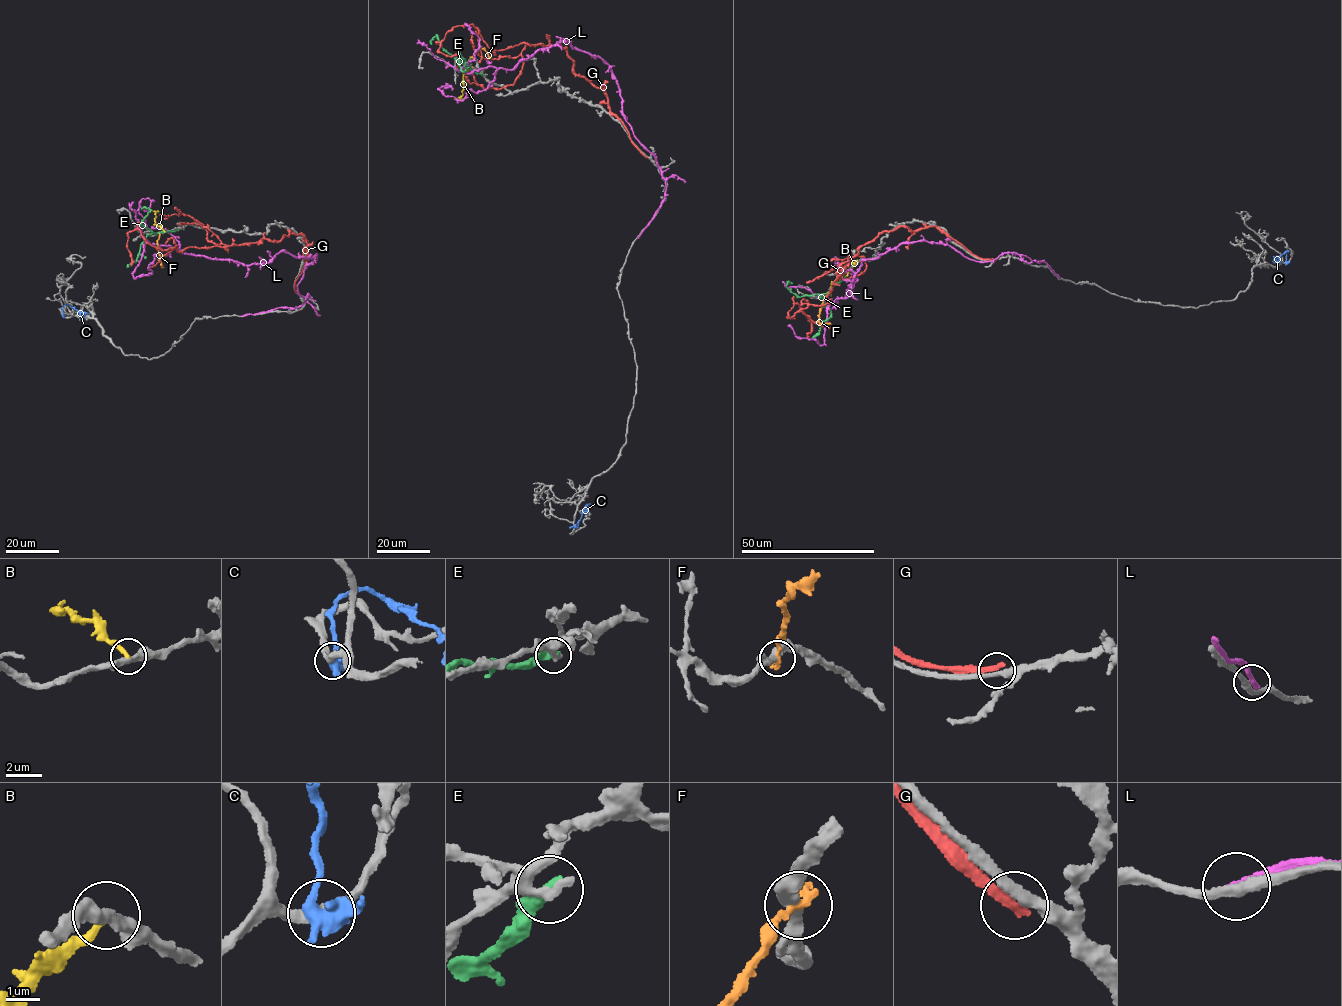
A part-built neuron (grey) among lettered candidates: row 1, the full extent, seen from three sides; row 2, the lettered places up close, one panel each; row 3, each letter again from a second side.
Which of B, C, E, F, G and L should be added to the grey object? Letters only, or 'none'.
none

